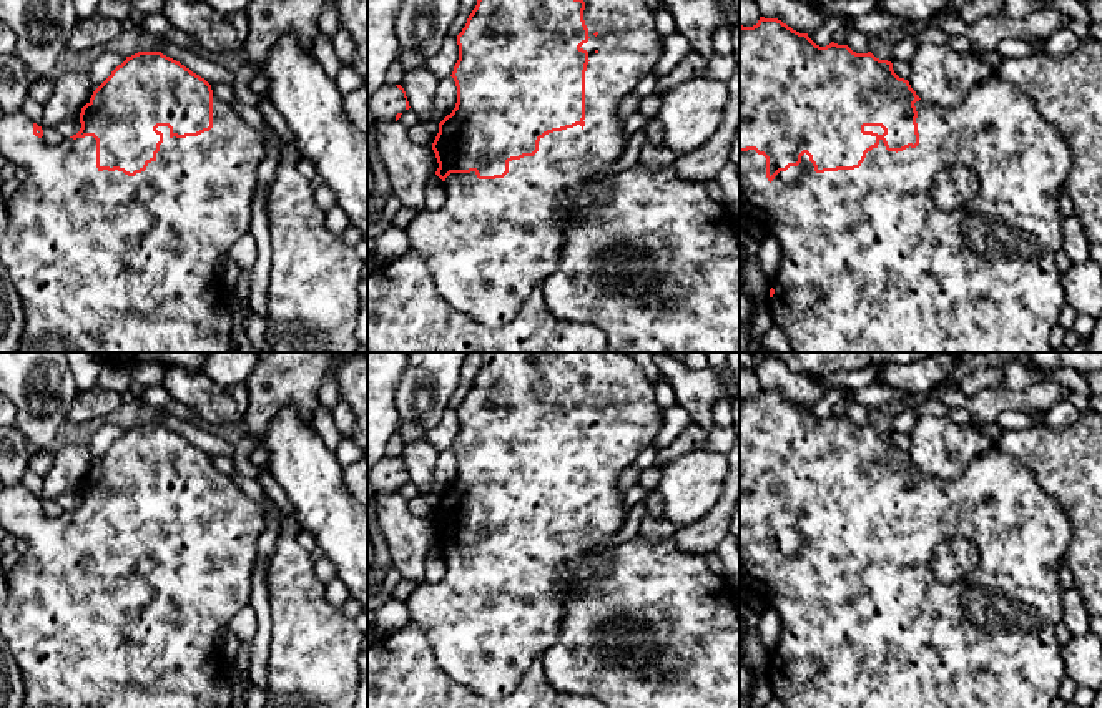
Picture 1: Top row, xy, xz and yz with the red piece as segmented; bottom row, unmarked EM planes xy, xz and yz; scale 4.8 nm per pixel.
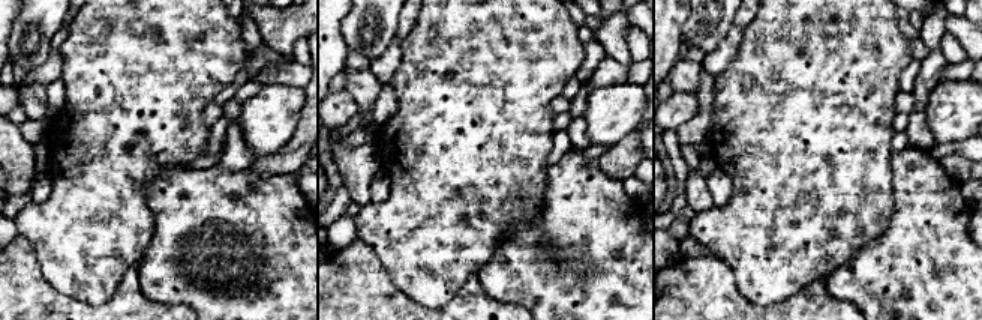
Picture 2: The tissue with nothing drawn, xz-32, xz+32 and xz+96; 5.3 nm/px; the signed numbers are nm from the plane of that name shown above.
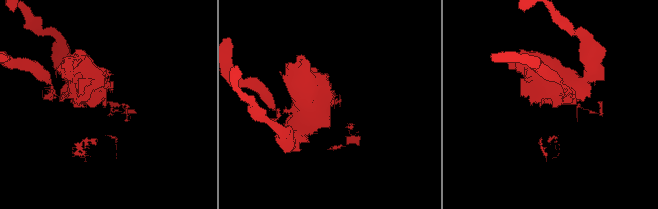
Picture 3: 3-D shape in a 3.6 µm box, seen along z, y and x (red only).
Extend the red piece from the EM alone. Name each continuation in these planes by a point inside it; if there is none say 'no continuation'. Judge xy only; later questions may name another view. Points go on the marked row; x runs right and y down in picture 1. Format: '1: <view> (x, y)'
1: xy (103, 261)

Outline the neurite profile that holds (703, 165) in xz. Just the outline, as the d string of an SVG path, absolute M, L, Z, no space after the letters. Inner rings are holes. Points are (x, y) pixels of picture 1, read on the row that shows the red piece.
M740 20L731 28L735 73L726 81L728 105L718 130L695 151L680 156L675 163L678 178L691 183L710 183L730 163L730 146L740 130Z

